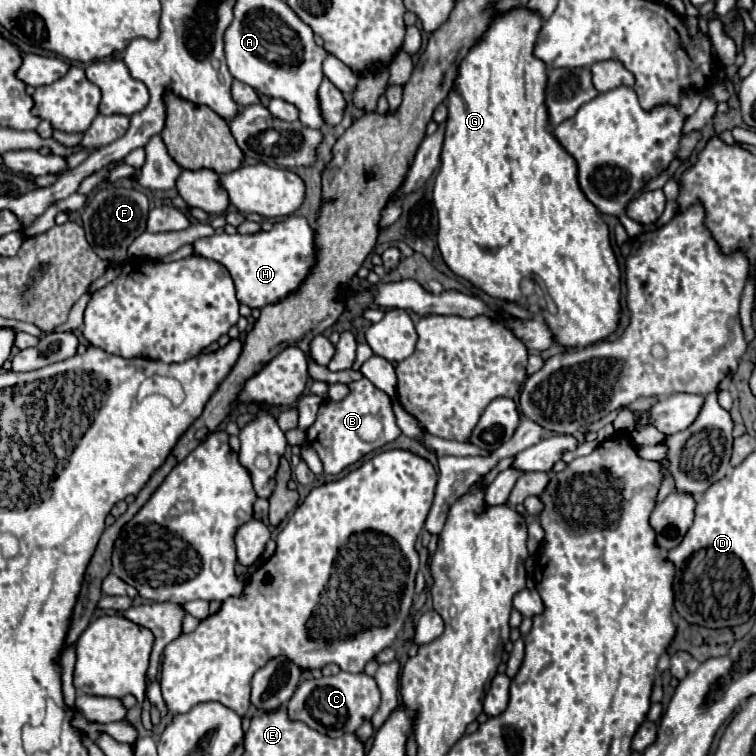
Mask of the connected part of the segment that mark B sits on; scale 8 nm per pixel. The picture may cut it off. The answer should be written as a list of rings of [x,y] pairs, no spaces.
[[[366,378],[352,382],[348,388],[350,388],[350,394],[344,400],[340,400],[340,402],[326,400],[320,406],[316,422],[306,432],[308,444],[318,452],[320,460],[324,462],[326,474],[342,472],[346,466],[354,464],[364,454],[378,450],[380,446],[384,446],[400,436],[400,428],[396,424],[392,402],[382,390],[378,390]]]

